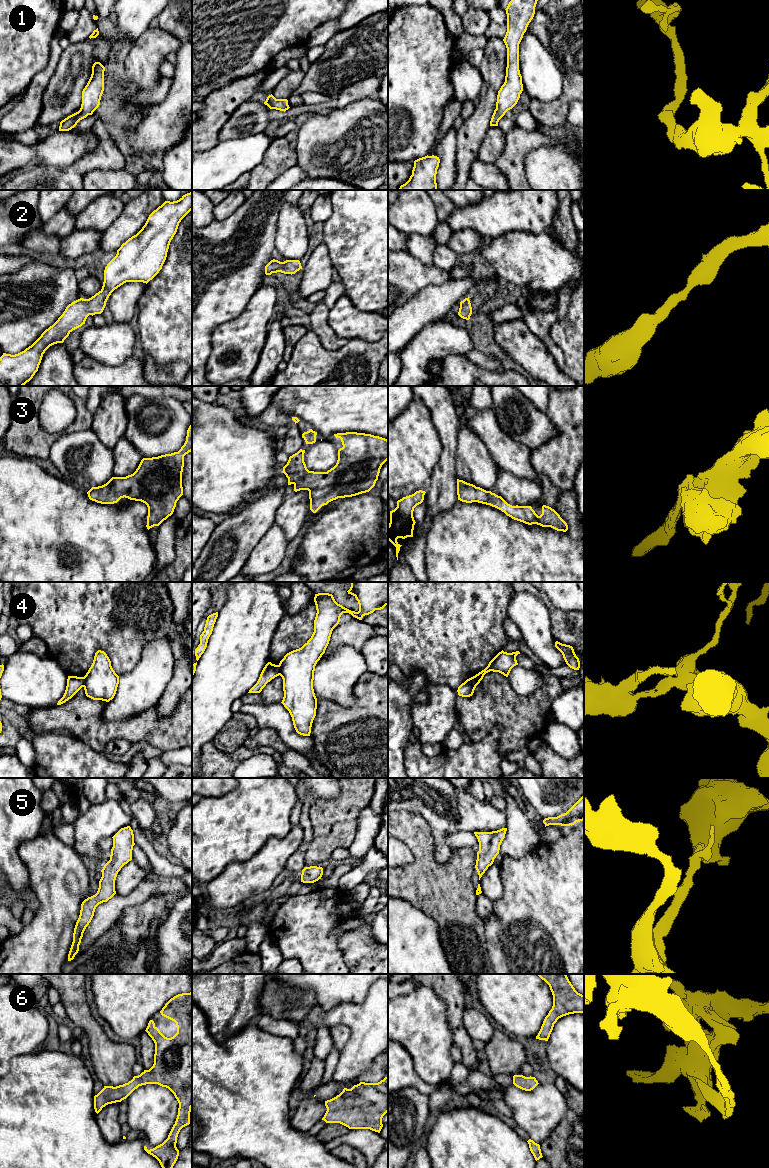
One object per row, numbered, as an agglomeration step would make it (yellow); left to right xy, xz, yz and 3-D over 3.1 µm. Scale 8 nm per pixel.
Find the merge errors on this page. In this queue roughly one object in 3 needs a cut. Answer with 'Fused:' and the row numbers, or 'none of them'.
Fused: 4

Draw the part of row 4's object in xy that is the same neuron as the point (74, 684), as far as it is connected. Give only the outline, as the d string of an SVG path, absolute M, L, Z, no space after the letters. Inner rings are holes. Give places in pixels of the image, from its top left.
M68 676L67 686L63 697L57 705L61 705L71 699L84 686L84 678L77 676Z

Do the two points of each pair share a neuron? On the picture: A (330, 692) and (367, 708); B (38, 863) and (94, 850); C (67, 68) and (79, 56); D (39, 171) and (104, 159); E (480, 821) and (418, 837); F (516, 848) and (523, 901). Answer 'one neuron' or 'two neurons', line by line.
A: two neurons
B: two neurons
C: one neuron
D: one neuron
E: two neurons
F: two neurons

